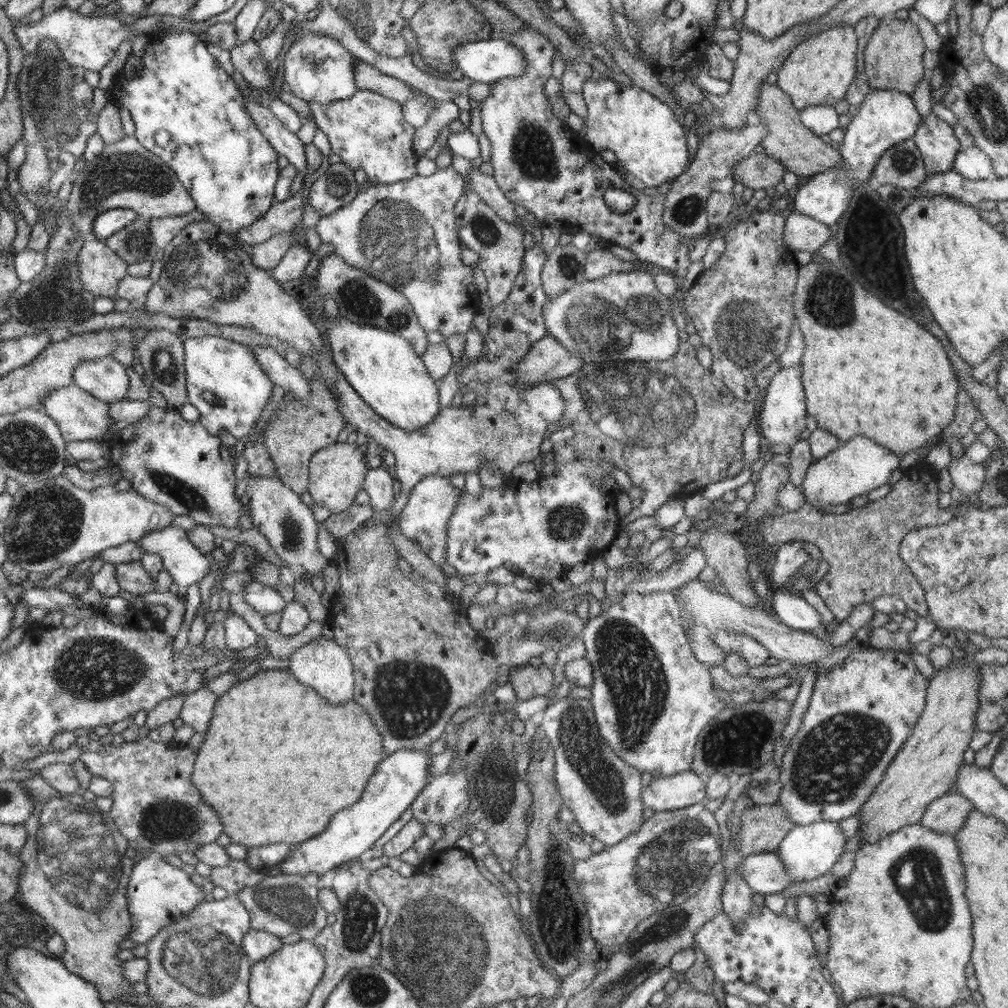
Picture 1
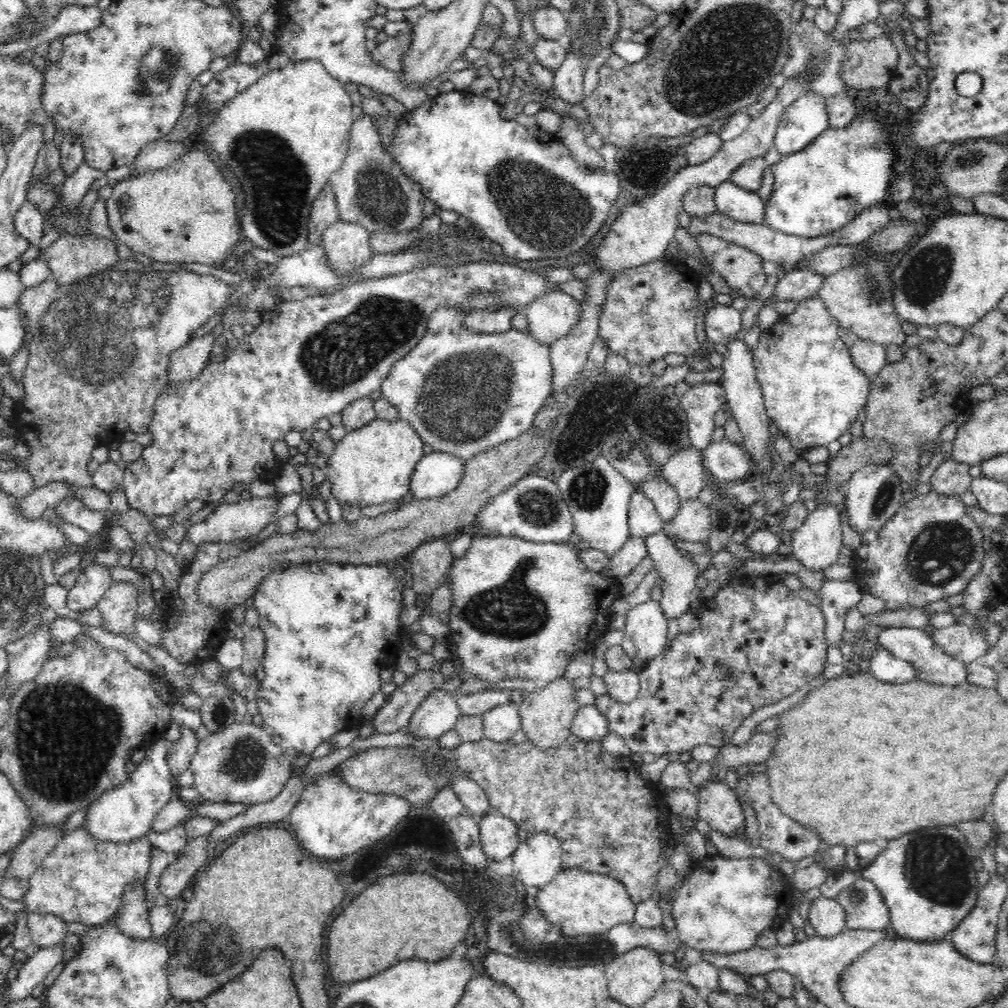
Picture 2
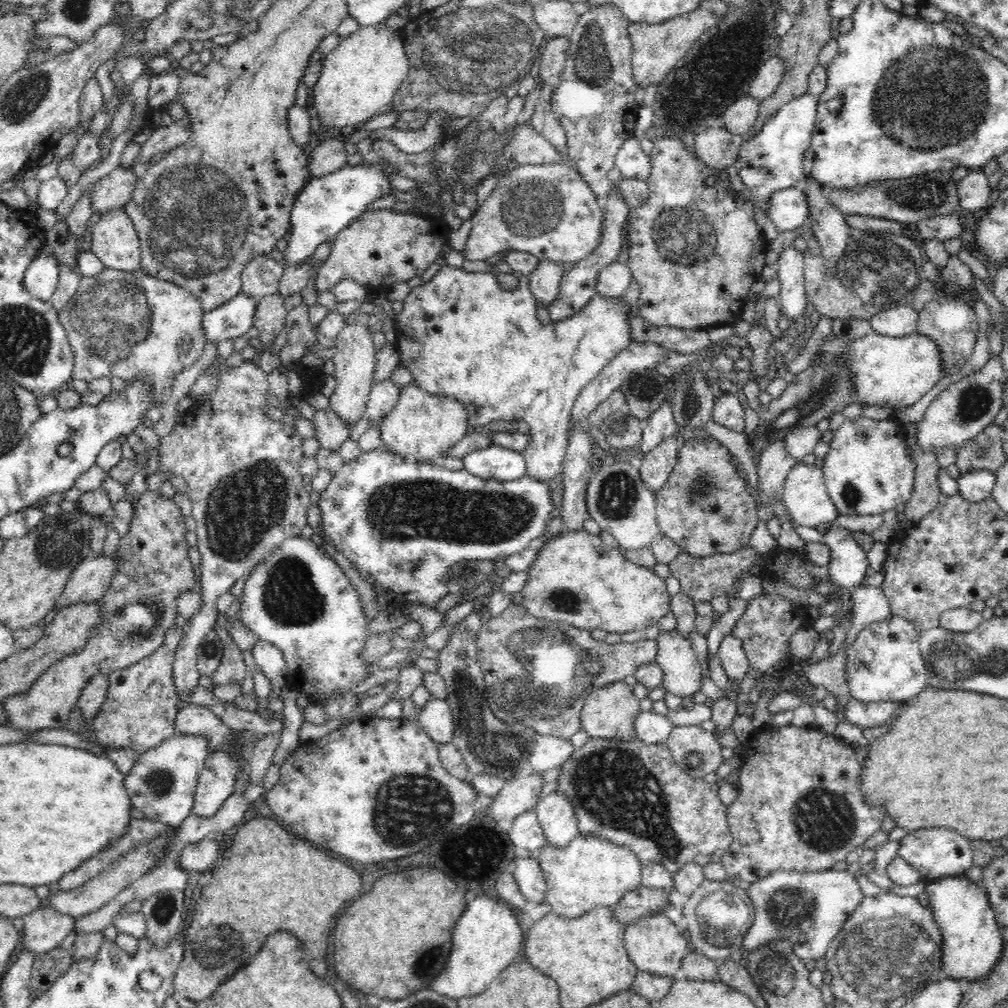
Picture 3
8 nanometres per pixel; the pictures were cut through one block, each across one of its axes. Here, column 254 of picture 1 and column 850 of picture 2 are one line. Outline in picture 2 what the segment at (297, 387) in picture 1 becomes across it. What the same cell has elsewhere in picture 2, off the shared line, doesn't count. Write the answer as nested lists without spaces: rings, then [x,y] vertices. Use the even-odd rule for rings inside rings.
[[[858,339],[849,346],[849,351],[852,355],[852,363],[858,367],[860,373],[870,378],[870,382],[888,362],[887,347],[874,341],[868,342],[867,339]]]

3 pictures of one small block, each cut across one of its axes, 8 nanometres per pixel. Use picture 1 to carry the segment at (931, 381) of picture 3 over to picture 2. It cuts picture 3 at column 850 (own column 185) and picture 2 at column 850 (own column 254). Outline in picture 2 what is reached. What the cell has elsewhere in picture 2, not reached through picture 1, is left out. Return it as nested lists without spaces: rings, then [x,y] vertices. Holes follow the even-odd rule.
[[[819,295],[806,298],[796,305],[795,311],[781,316],[770,329],[762,331],[753,362],[768,419],[776,423],[779,431],[786,434],[787,440],[801,454],[814,446],[826,446],[850,432],[858,412],[865,410],[872,382],[852,363],[849,347],[839,335],[838,321],[828,314],[825,302]]]

